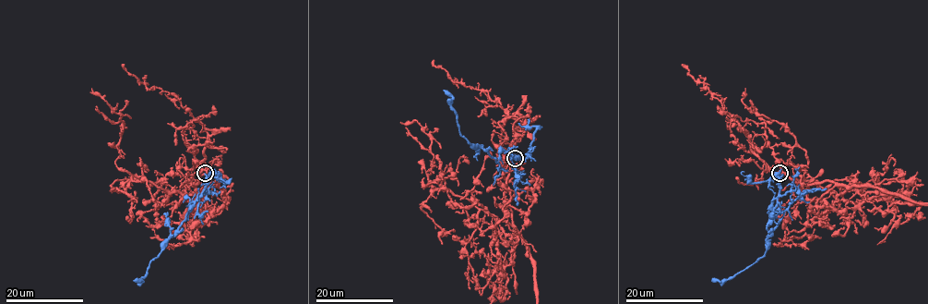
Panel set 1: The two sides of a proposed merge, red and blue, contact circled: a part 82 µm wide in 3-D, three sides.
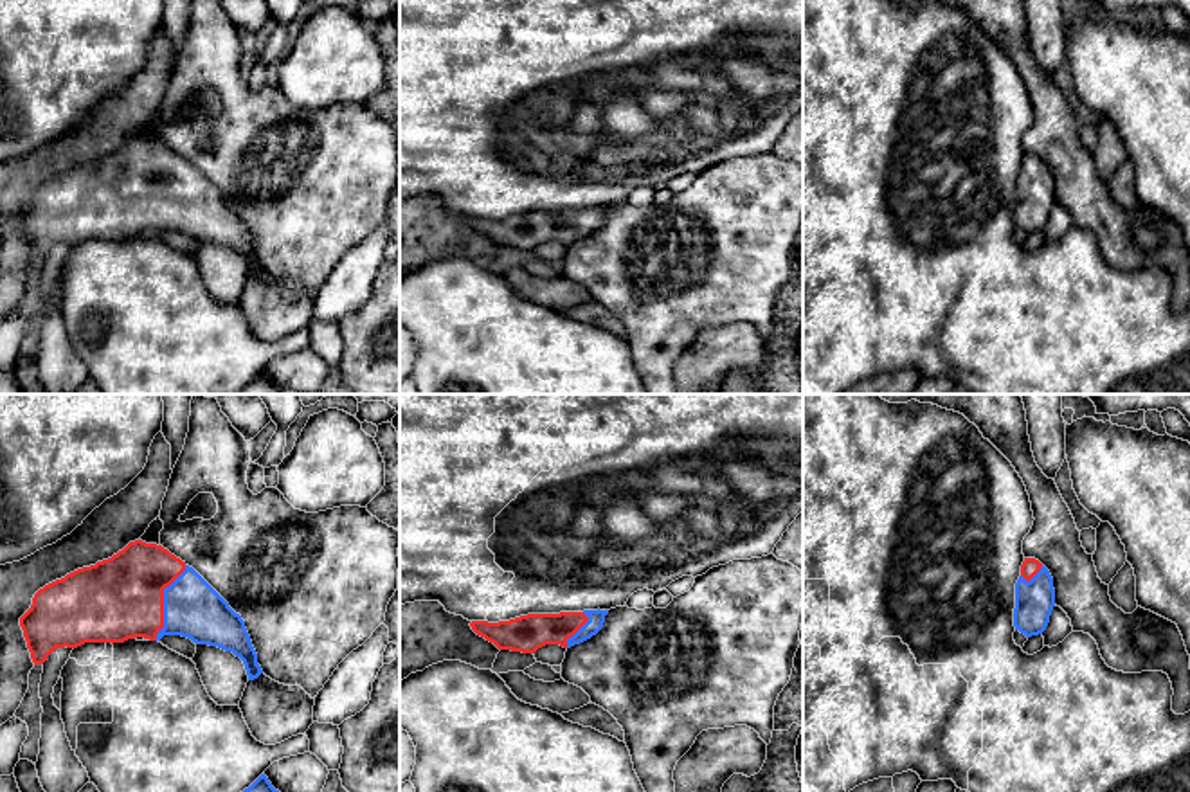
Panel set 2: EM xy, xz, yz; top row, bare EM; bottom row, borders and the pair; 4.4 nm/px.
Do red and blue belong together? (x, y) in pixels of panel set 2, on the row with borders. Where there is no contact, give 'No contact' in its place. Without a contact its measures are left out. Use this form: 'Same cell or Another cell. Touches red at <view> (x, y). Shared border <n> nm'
Another cell. Touches red at xy (162, 603). Shared border 360 nm

